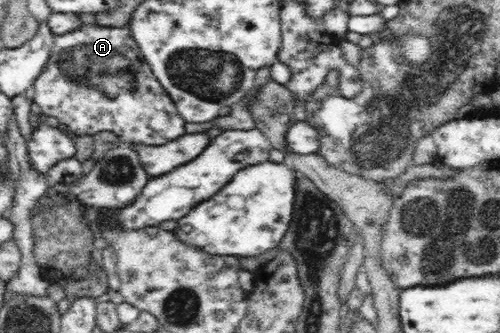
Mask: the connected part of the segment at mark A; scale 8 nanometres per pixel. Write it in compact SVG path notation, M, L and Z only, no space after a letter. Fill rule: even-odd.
M82 23L78 28L67 32L66 34L54 35L53 47L50 51L50 56L45 66L45 69L38 75L35 83L32 86L30 96L41 109L42 114L46 117L52 116L59 119L61 127L63 127L73 137L97 134L98 132L112 132L118 136L121 143L125 146L132 148L133 145L147 145L147 146L162 146L167 144L186 133L186 122L180 117L174 101L169 94L162 88L159 80L154 76L149 64L145 62L142 57L140 47L137 46L136 41L133 39L129 25L116 27L103 27L100 25L90 25Z

